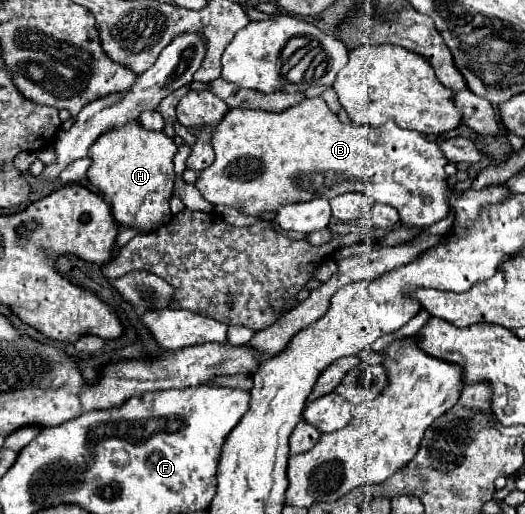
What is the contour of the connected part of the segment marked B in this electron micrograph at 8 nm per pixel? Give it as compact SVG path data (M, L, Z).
M308 98L278 114L230 108L210 130L210 136L216 158L208 168L198 172L194 186L212 204L224 204L238 208L248 216L260 216L262 212L276 212L280 204L314 198L330 200L340 192L364 192L372 196L374 202L396 208L404 228L424 228L448 216L448 184L444 172L444 166L448 164L446 156L436 142L426 140L414 130L398 128L394 122L386 122L378 128L342 124L322 98Z

